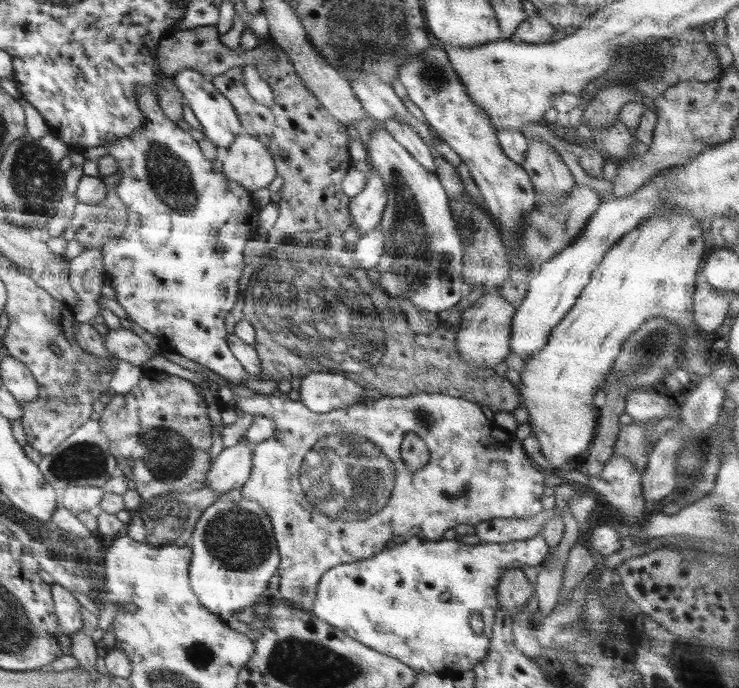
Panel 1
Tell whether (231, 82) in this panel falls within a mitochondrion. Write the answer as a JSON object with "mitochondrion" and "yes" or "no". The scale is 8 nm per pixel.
{"mitochondrion":"no"}

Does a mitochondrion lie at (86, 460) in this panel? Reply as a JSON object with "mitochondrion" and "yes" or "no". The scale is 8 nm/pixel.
{"mitochondrion":"yes"}

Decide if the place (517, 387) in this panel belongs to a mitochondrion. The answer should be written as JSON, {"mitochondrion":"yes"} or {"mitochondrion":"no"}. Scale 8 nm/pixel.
{"mitochondrion":"no"}

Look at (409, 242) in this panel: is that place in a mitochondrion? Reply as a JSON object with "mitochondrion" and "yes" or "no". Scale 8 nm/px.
{"mitochondrion":"yes"}

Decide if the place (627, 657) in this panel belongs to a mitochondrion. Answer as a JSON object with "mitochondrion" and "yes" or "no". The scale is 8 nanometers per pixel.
{"mitochondrion":"no"}

